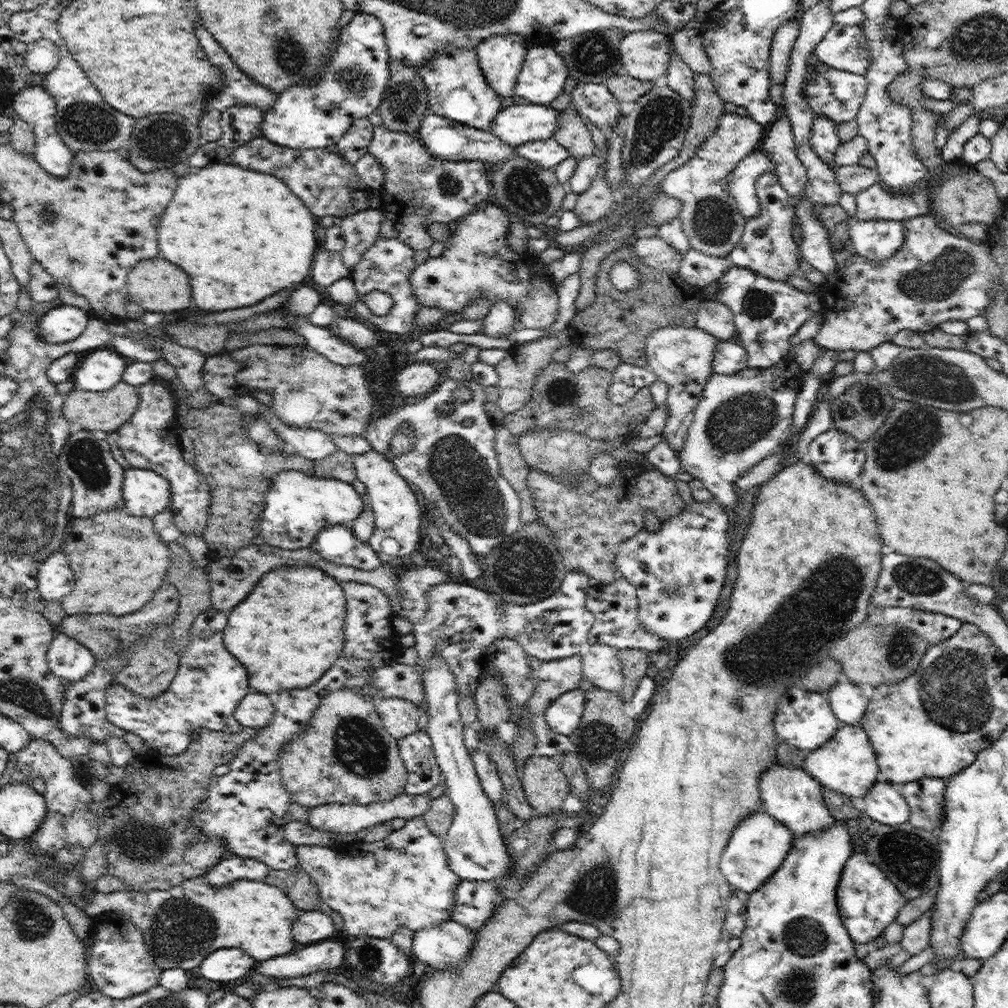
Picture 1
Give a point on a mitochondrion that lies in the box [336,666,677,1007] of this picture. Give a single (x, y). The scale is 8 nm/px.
(595, 894)

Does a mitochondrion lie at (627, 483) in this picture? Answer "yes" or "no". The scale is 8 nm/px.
no

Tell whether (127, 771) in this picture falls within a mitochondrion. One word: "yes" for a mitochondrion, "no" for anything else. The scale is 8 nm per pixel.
no

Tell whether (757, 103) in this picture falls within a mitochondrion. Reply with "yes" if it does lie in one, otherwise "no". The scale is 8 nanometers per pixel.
no

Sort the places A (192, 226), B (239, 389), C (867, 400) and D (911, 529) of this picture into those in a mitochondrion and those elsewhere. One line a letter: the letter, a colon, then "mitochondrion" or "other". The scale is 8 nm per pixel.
A: other
B: other
C: mitochondrion
D: other

